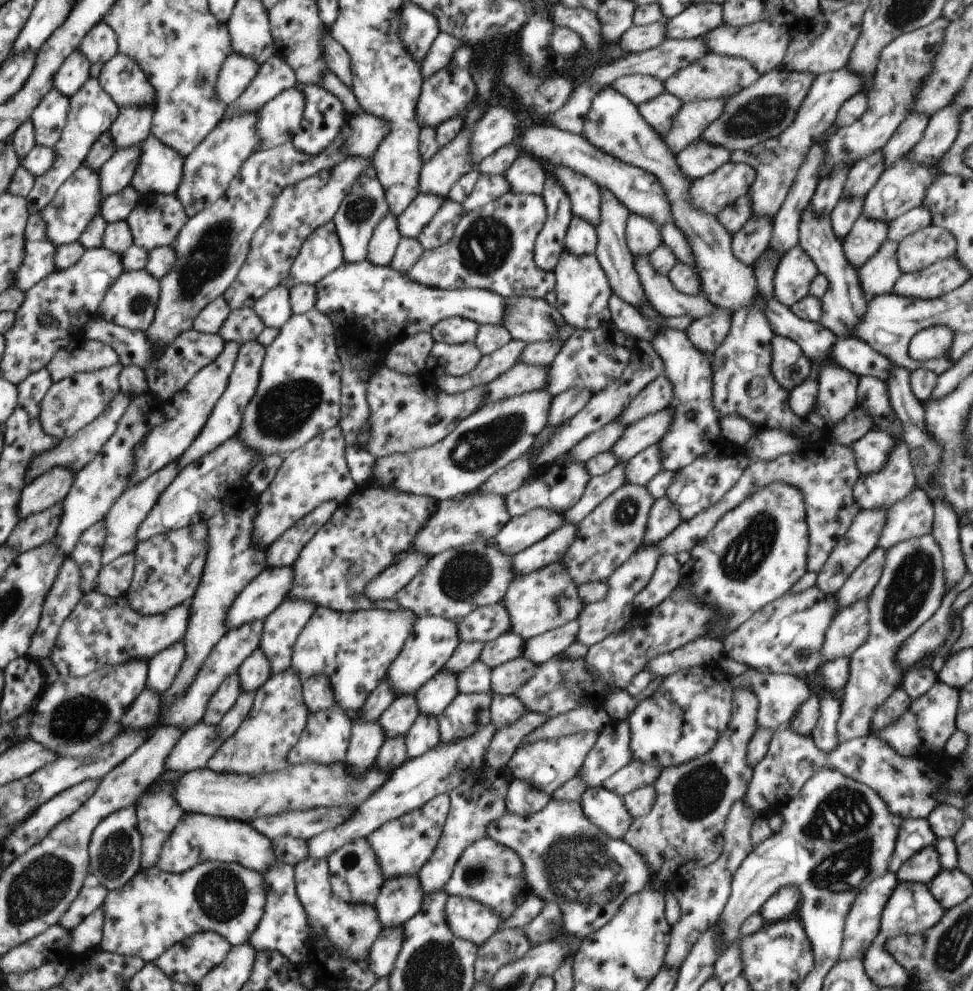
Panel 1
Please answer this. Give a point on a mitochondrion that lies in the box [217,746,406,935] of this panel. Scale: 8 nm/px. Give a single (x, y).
(347, 862)

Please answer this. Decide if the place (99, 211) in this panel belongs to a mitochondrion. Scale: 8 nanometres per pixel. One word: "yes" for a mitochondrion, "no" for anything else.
no

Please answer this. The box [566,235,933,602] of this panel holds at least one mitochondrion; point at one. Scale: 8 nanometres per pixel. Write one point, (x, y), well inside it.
(743, 555)

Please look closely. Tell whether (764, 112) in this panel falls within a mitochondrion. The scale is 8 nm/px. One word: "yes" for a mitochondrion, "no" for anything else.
yes

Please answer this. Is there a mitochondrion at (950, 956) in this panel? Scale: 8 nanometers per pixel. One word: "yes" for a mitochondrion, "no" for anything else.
yes

